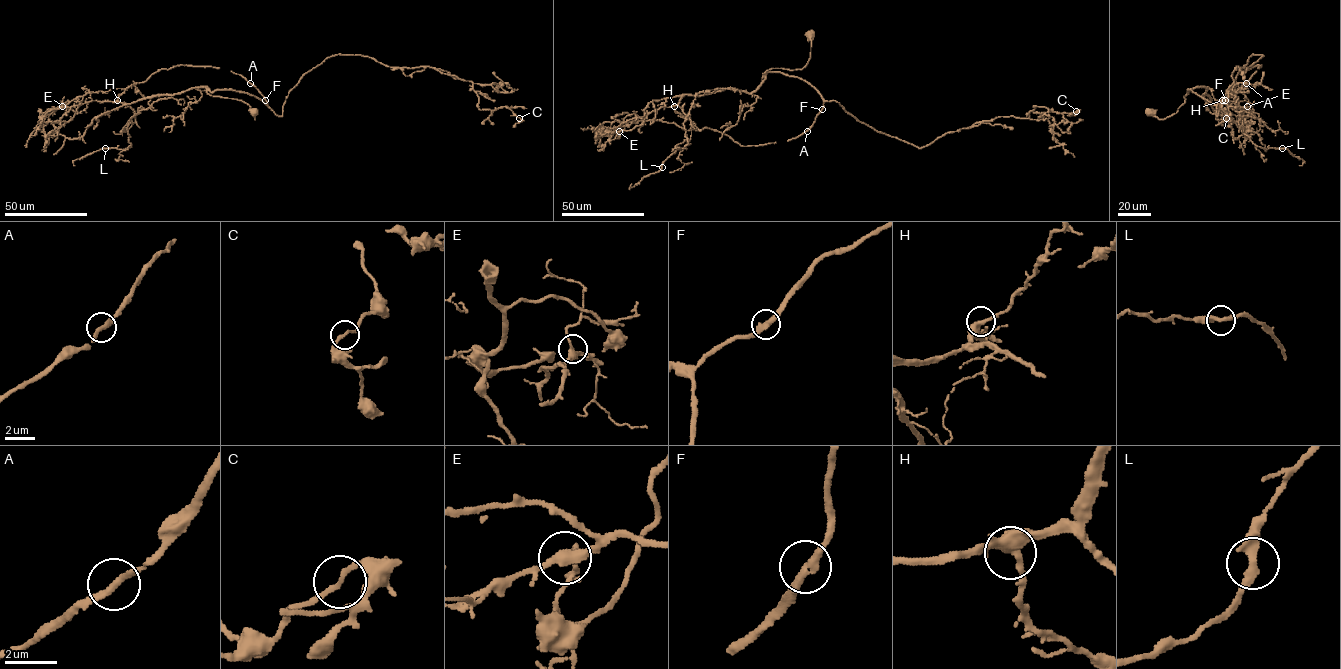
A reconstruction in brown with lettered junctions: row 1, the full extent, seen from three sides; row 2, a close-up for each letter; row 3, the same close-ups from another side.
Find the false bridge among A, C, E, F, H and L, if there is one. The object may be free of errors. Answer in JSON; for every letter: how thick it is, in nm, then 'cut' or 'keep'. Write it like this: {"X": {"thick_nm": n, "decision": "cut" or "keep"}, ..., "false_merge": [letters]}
{"A": {"thick_nm": 260, "decision": "keep"}, "C": {"thick_nm": 190, "decision": "keep"}, "E": {"thick_nm": 320, "decision": "keep"}, "F": {"thick_nm": 320, "decision": "keep"}, "H": {"thick_nm": 440, "decision": "keep"}, "L": {"thick_nm": 360, "decision": "keep"}, "false_merge": []}

